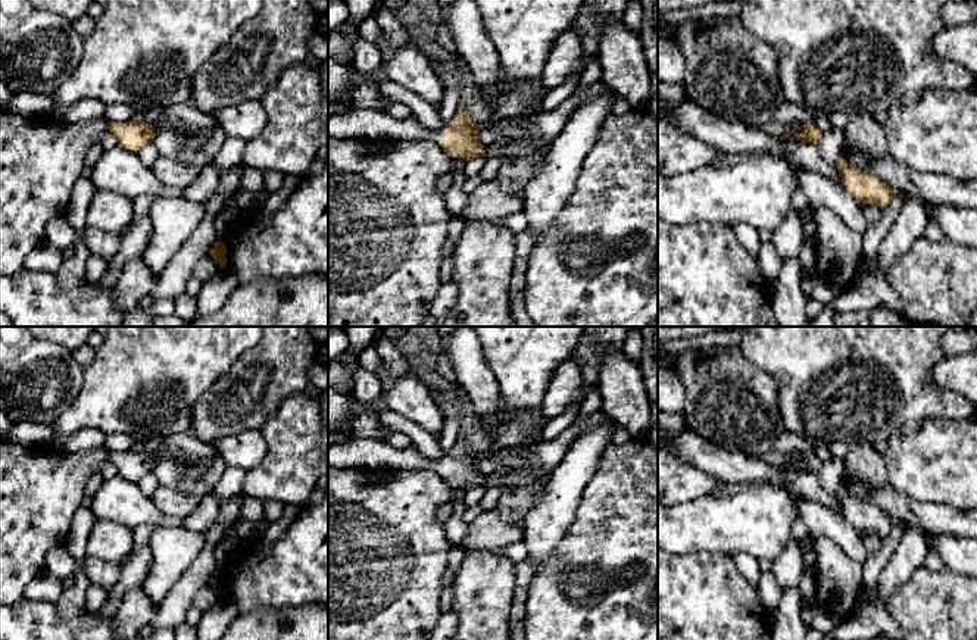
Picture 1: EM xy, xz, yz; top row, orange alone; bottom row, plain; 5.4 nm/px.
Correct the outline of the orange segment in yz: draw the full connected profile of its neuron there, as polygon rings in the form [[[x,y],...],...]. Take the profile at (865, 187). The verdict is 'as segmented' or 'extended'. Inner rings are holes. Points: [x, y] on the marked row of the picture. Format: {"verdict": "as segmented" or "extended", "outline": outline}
{"verdict": "as segmented", "outline": [[[845,159],[836,163],[842,175],[842,185],[859,202],[875,205],[881,210],[892,202],[892,187],[886,185],[880,178],[870,172],[862,172],[849,165]]]}

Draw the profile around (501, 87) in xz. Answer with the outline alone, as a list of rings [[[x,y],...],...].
[[[500,72],[500,78],[497,79],[497,82],[491,87],[490,90],[490,97],[486,99],[483,94],[481,94],[481,90],[475,85],[475,90],[480,96],[480,99],[488,106],[488,109],[491,110],[497,103],[499,103],[499,99],[508,91],[508,82],[505,79],[505,75],[503,72]]]

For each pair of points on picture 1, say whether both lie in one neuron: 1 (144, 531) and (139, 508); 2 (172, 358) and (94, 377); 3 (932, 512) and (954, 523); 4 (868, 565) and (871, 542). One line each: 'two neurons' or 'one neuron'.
1: two neurons
2: one neuron
3: one neuron
4: two neurons

